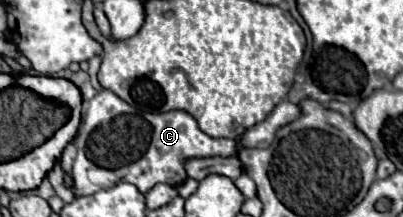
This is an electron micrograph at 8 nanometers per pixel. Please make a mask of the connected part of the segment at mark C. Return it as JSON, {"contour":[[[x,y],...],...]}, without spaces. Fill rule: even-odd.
{"contour":[[[101,90],[93,100],[87,102],[79,134],[73,142],[77,146],[77,158],[73,162],[75,196],[85,196],[101,188],[115,186],[123,178],[131,180],[131,184],[135,184],[143,194],[157,182],[179,186],[187,178],[183,168],[185,158],[205,158],[217,154],[229,156],[237,152],[233,150],[235,140],[207,136],[199,130],[197,122],[187,112],[141,112],[127,102],[121,102],[121,98],[109,90]],[[93,168],[101,168],[105,176],[101,184],[99,180],[91,180],[89,172]]]}

